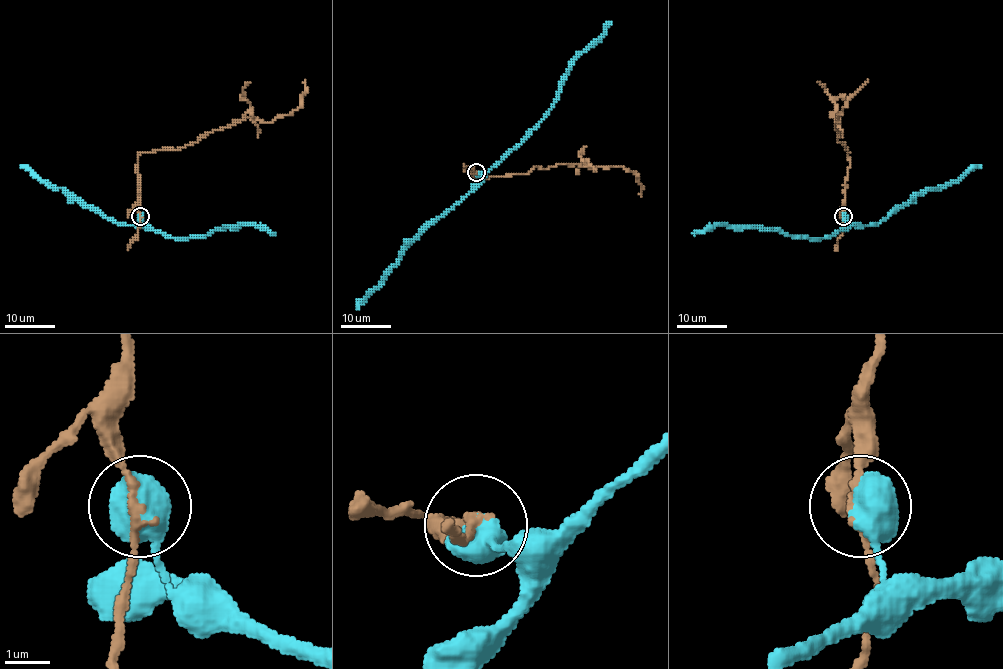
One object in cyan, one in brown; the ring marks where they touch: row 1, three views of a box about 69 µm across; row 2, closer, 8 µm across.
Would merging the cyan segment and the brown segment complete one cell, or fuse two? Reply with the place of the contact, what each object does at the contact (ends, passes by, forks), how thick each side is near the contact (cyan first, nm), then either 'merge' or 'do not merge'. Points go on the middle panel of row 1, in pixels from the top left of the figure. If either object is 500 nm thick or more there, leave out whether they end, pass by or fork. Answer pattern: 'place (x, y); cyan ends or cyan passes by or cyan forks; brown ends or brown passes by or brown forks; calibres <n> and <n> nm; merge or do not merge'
place (476, 172); calibres 800 and 180 nm; do not merge

